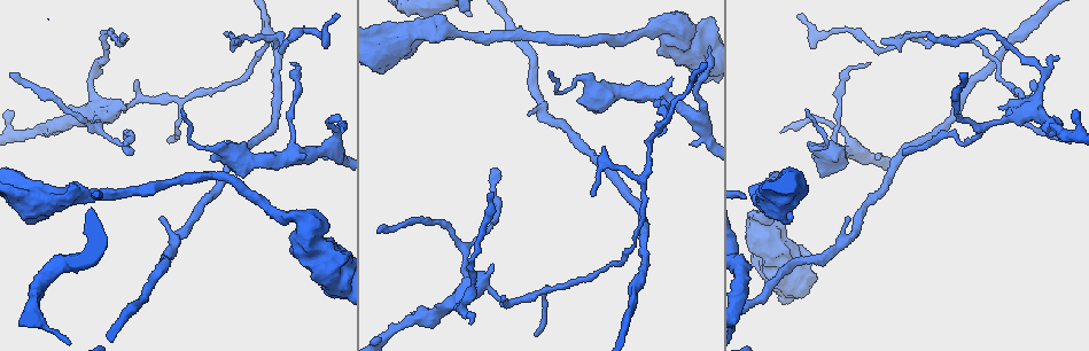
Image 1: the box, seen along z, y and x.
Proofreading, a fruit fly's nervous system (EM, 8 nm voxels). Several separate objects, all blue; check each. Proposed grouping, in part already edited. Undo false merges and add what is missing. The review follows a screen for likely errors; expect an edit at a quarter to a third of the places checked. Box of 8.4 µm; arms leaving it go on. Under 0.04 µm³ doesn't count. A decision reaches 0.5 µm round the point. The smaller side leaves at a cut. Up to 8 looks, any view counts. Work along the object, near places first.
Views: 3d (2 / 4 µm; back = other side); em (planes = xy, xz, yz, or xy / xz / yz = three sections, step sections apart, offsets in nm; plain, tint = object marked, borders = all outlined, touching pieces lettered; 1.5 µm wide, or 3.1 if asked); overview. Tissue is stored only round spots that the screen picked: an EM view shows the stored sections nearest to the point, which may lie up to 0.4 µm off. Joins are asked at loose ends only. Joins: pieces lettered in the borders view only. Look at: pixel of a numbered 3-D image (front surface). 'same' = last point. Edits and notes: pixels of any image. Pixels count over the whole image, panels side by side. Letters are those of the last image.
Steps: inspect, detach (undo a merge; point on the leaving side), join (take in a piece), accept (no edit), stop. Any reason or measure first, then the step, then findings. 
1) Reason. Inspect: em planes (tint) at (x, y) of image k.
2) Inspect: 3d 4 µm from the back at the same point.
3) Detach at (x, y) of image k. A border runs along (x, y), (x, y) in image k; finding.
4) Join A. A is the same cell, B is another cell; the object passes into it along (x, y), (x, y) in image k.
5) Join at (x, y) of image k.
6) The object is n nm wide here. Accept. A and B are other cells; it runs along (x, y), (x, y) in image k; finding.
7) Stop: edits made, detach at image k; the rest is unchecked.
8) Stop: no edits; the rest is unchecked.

An open end. Inspect: em planes (plain) at (530, 115) of image 1.

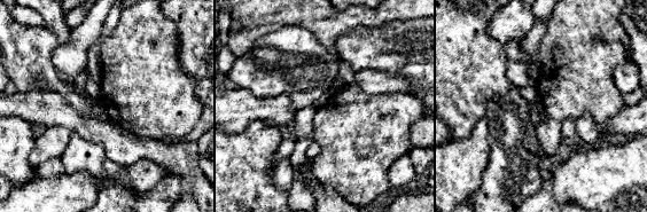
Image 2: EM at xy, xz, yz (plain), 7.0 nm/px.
See the neighbours. Inspect: em planes (borders) at the same point.

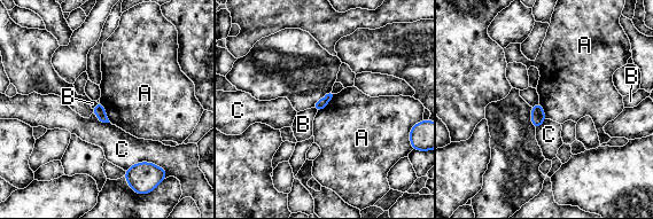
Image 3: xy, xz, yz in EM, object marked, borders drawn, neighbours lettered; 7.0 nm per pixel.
The object is 70 nm wide here. Accept. A, B and C are other cells; a border runs along (333, 94), (329, 102), (317, 112) in image 3; no lettered piece goes on from it.

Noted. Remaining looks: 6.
Free end. Inspect: em planes (borders) at (135, 80) of image 1.

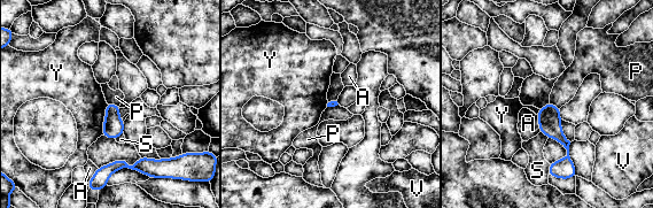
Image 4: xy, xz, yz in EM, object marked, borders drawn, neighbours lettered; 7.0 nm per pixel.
Accept. A, P, S, V and Y are other cells; it runs along (550, 106), (567, 147), (557, 174) in image 4; no lettered piece goes on from it.

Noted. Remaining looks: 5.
Free end. Inspect: 3d 4 µm at (377, 232) of image 1.

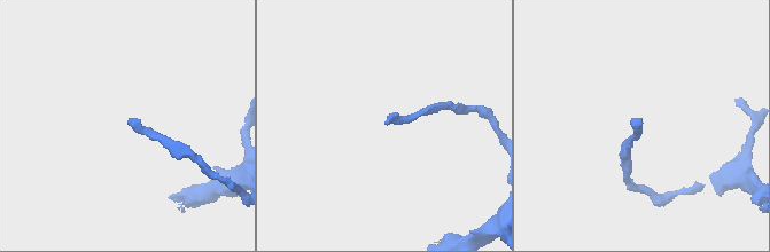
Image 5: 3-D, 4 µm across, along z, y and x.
Shape alone is not enough. Inspect: em planes (plain) at (639, 127) of image 5.

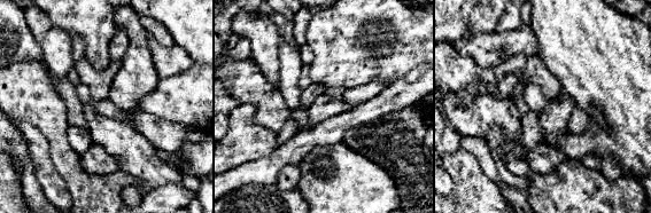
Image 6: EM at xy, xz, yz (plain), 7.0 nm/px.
What lies round it. Inspect: em planes (borders) at the same point.

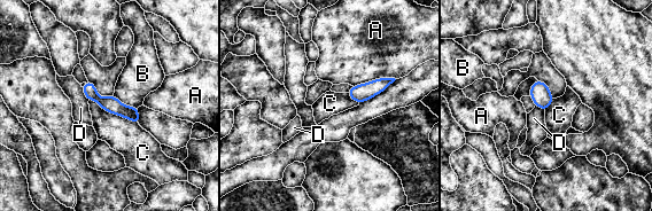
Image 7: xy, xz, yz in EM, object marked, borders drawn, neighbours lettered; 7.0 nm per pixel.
The longest contact is with C, 400 nm. Accept. A, B, C and D are other cells; it runs along (85, 88), (137, 119) in image 7; no lettered piece goes on from it.

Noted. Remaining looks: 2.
Stop: no edits; the rest is unchecked.

